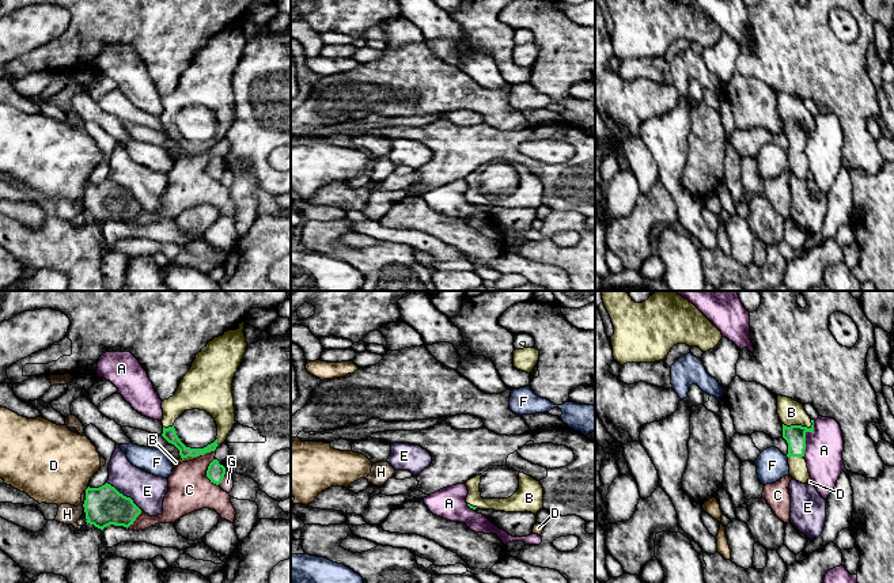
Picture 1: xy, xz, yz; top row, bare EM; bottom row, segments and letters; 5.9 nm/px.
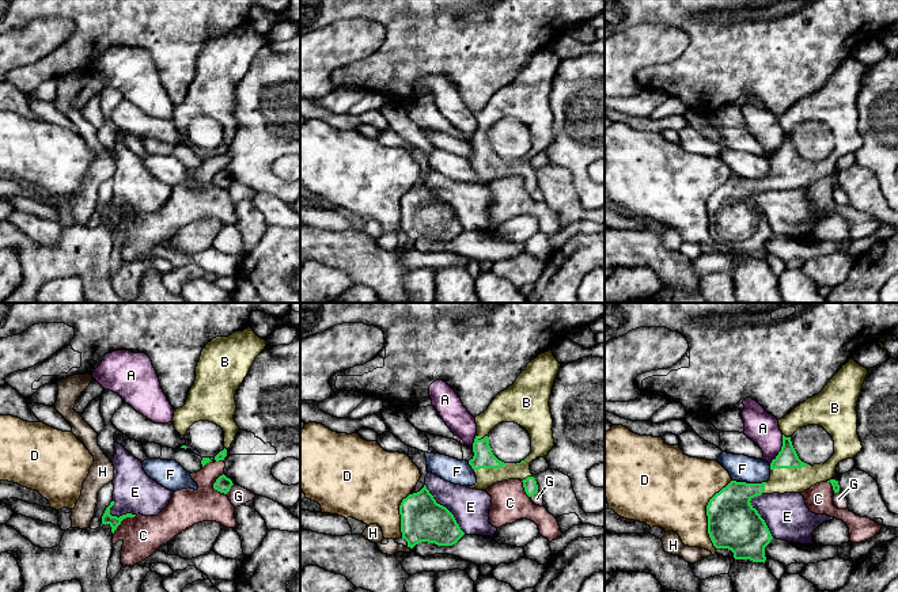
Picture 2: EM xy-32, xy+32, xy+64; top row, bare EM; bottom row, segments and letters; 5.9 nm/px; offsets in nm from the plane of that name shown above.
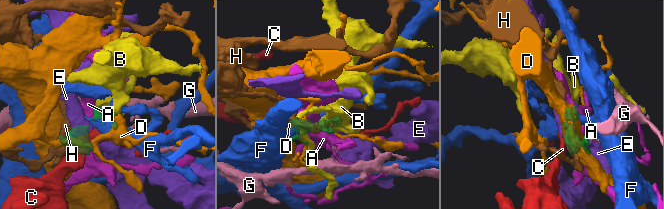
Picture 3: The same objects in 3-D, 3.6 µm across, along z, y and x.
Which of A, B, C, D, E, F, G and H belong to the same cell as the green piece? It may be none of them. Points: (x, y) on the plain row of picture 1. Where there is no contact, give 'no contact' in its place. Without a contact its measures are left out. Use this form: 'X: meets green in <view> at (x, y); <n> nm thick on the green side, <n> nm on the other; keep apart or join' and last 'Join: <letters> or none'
A: meets green in yz at (805, 133); 130 nm thick on the green side, 220 nm on the other; keep apart
B: meets green in yz at (798, 121); 130 nm thick on the green side, 150 nm on the other; join
C: meets green in xy at (207, 169); 100 nm thick on the green side, 260 nm on the other; keep apart
D: meets green in xy at (87, 184); 240 nm thick on the green side, 460 nm on the other; keep apart
E: meets green in xy at (122, 190); 240 nm thick on the green side, 200 nm on the other; keep apart
F: meets green in xy at (167, 150); 20 nm thick on the green side, 150 nm on the other; keep apart
G: meets green in xy at (223, 173); 100 nm thick on the green side, 80 nm on the other; keep apart
H: meets green in xy at (84, 196); 240 nm thick on the green side, 120 nm on the other; keep apart
Join: B

